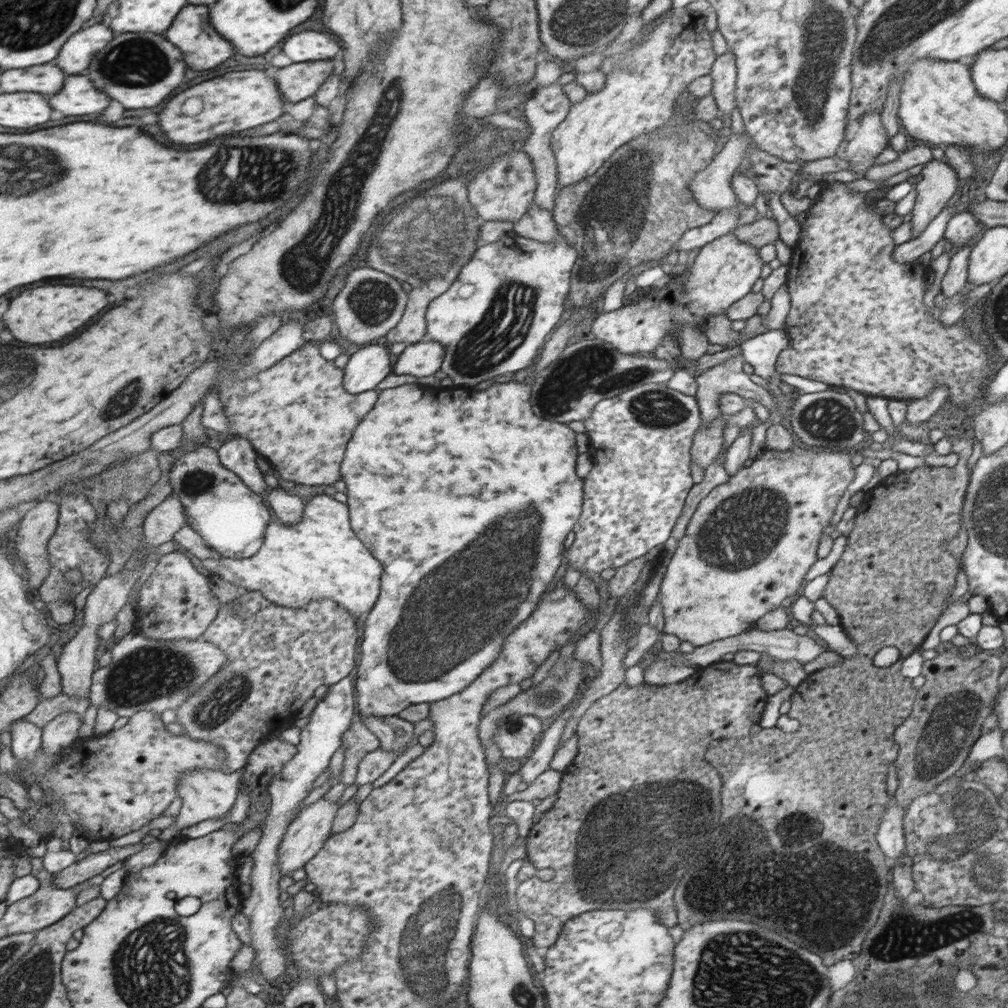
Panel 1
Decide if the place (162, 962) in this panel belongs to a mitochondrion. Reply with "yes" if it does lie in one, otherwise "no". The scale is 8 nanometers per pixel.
yes

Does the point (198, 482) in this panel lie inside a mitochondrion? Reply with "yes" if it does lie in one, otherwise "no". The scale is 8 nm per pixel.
yes

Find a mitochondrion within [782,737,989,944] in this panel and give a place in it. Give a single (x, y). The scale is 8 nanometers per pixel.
(907, 913)

